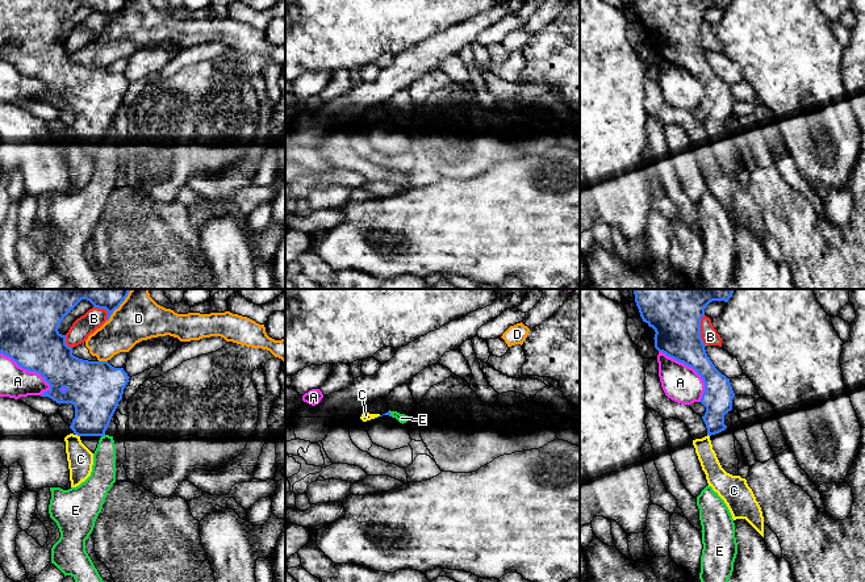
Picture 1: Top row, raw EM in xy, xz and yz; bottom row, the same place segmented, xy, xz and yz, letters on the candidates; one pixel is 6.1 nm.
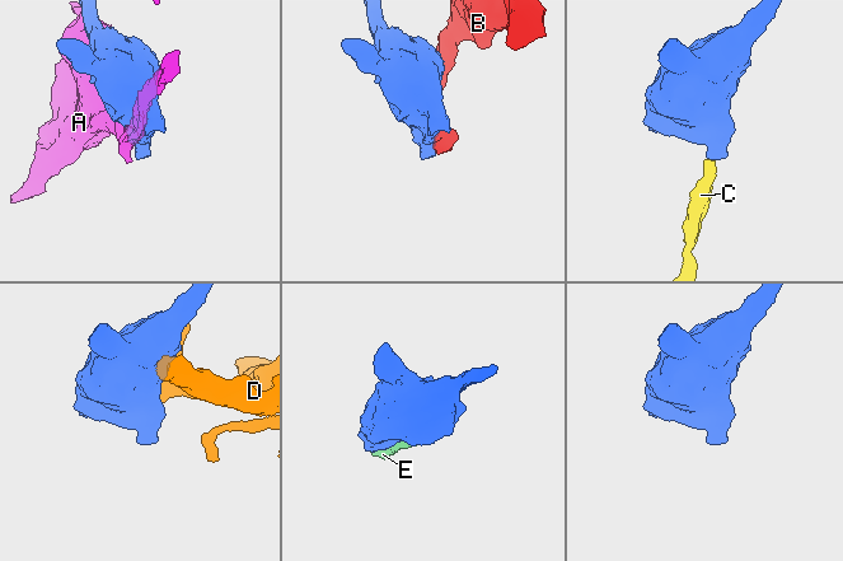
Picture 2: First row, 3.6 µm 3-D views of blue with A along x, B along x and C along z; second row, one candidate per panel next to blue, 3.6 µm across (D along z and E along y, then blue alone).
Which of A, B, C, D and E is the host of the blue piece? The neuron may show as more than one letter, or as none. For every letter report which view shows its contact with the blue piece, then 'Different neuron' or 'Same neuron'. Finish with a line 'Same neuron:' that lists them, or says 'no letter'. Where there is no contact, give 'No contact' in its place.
A: Touches blue in yz. Different neuron
B: Touches blue in yz. Different neuron
C: Touches blue in xy. Different neuron
D: Touches blue in xy. Different neuron
E: Touches blue in xy. Different neuron
Same neuron: no letter

